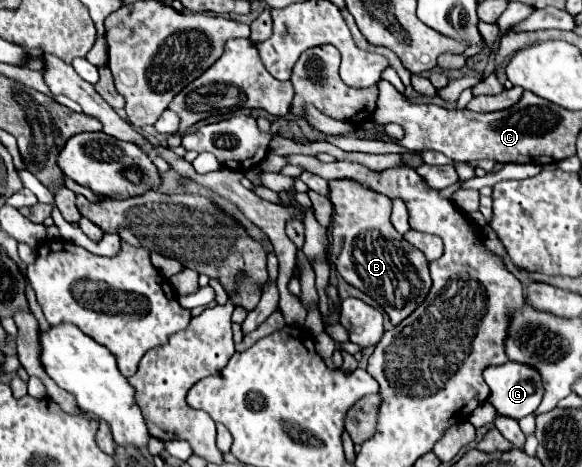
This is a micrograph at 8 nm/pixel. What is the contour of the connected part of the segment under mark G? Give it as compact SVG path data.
M512 361L488 367L488 371L484 371L484 381L490 387L488 401L494 405L496 415L516 421L534 413L544 395L540 375L536 375L532 367Z

